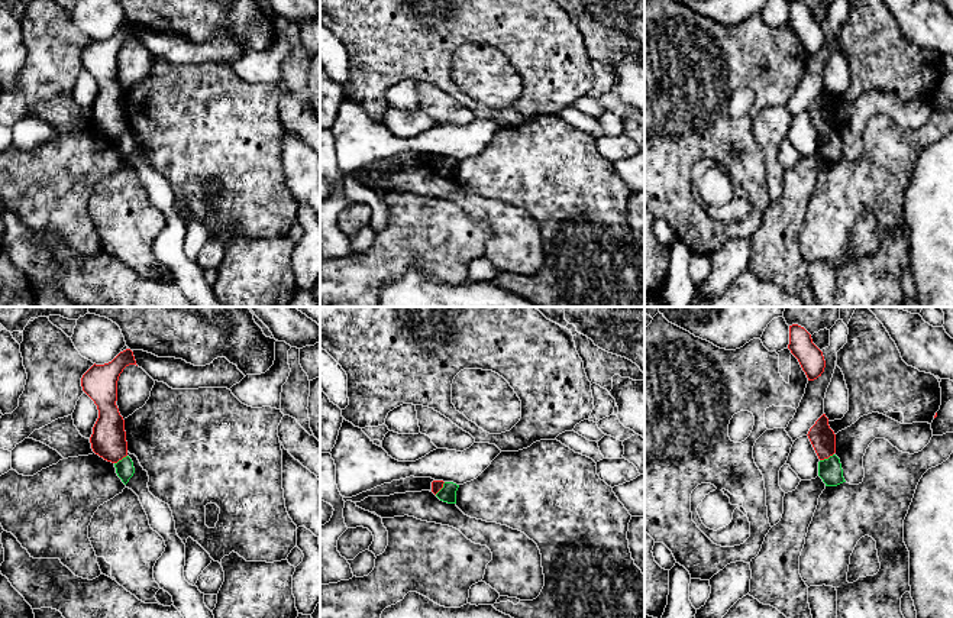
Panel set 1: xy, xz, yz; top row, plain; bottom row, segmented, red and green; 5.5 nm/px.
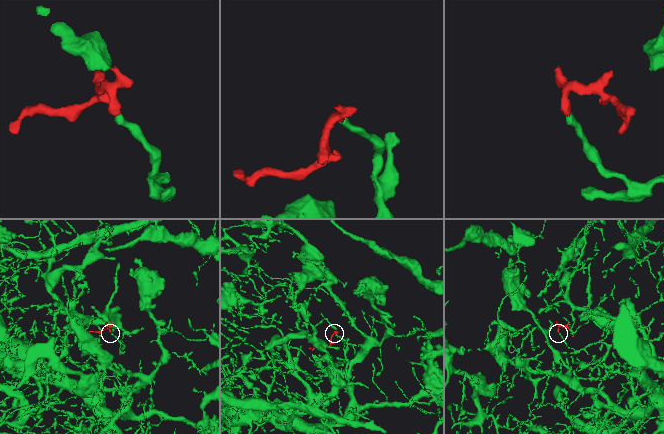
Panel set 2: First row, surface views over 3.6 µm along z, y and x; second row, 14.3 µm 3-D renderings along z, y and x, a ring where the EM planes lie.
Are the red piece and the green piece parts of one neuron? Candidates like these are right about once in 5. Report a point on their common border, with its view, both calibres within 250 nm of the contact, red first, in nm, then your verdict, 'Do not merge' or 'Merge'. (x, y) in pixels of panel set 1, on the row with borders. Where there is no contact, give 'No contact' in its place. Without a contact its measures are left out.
Touches red at yz (826, 458). Thickness 140 nm (red) against 130 nm. Do not merge

